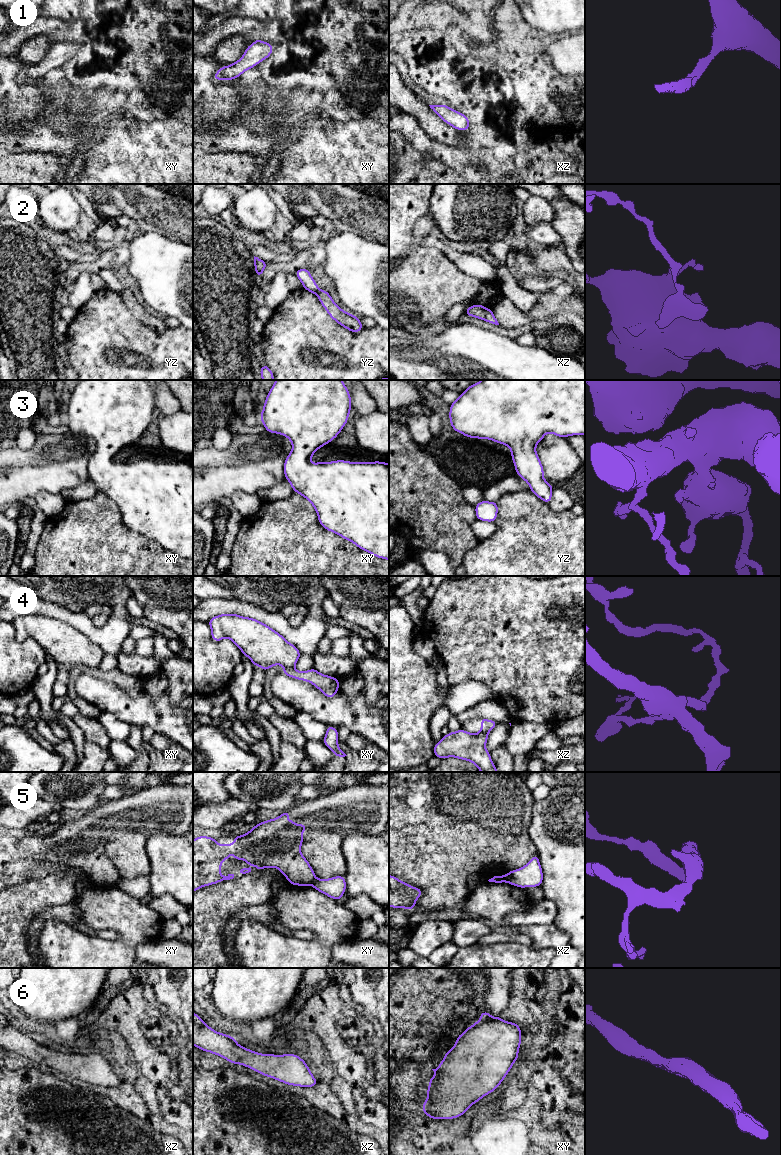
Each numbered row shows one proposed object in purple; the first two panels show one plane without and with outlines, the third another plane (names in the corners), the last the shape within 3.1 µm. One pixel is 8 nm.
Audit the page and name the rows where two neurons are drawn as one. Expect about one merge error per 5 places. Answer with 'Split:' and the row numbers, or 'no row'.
Split: 2, 4, 5

